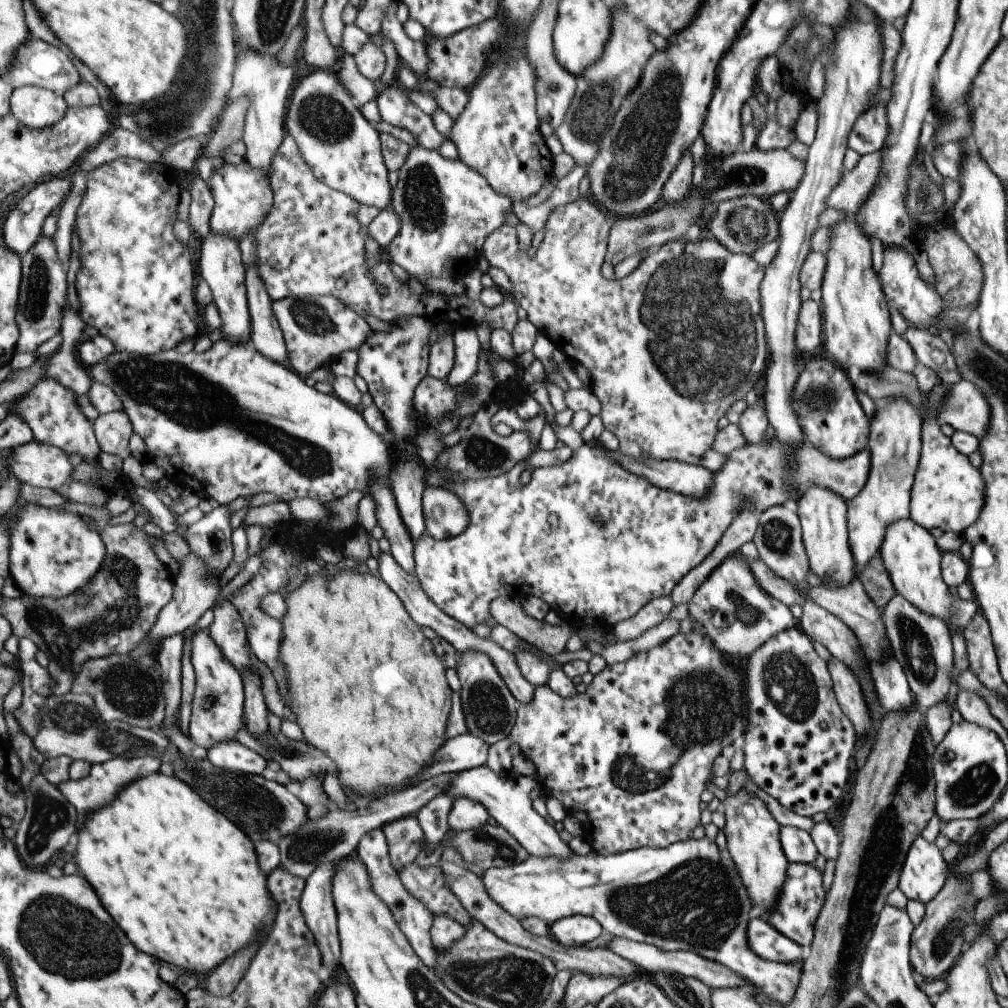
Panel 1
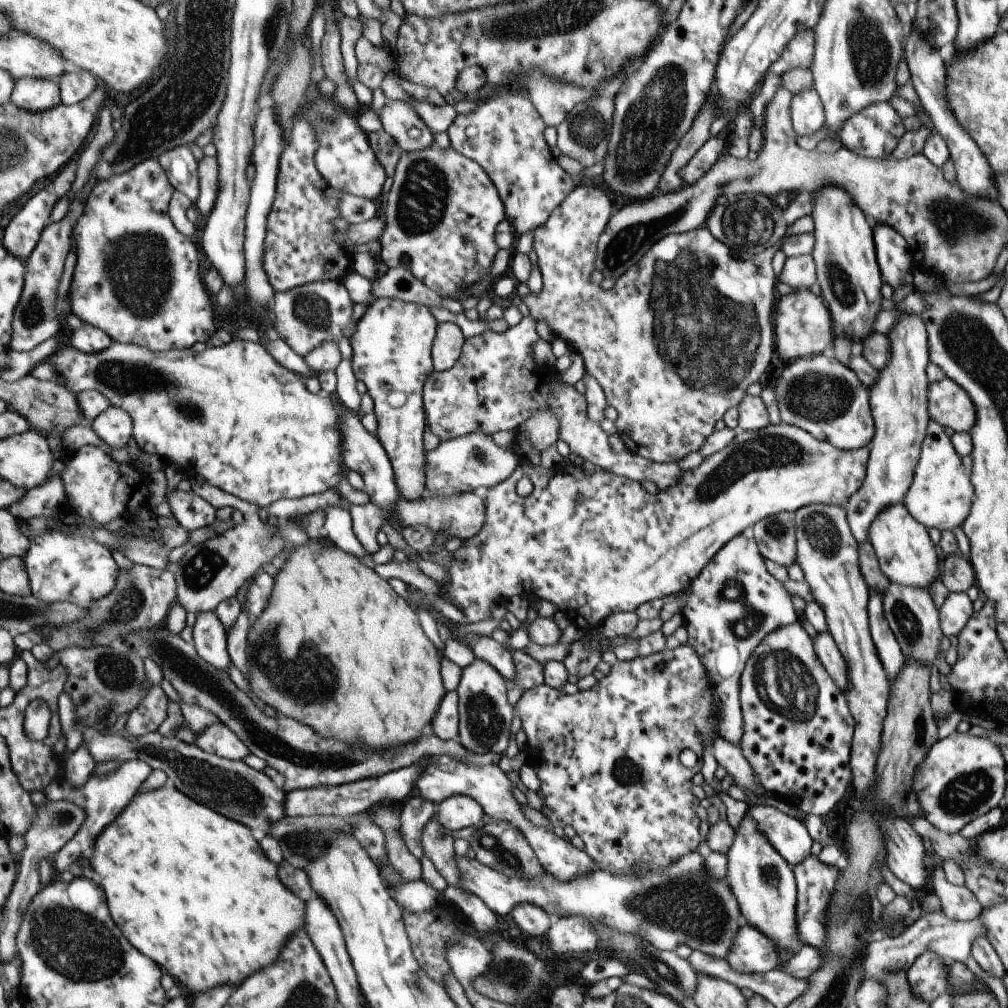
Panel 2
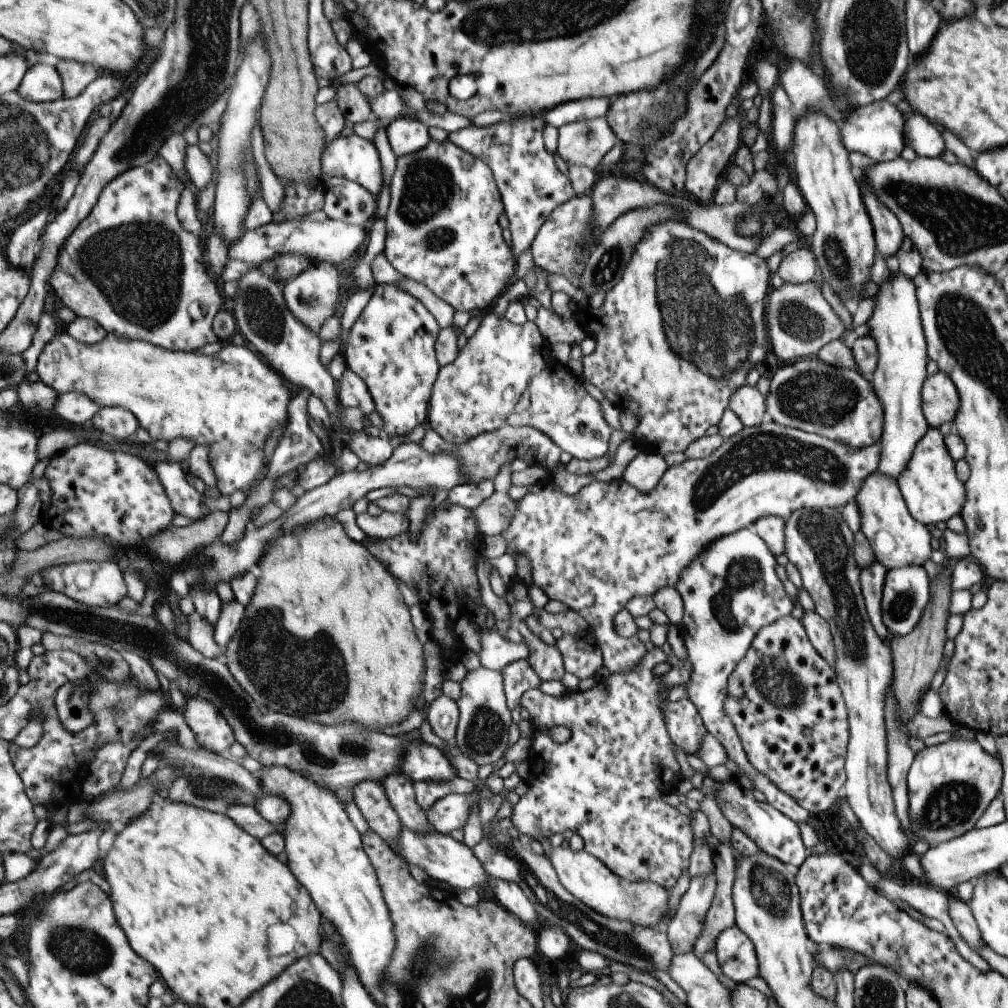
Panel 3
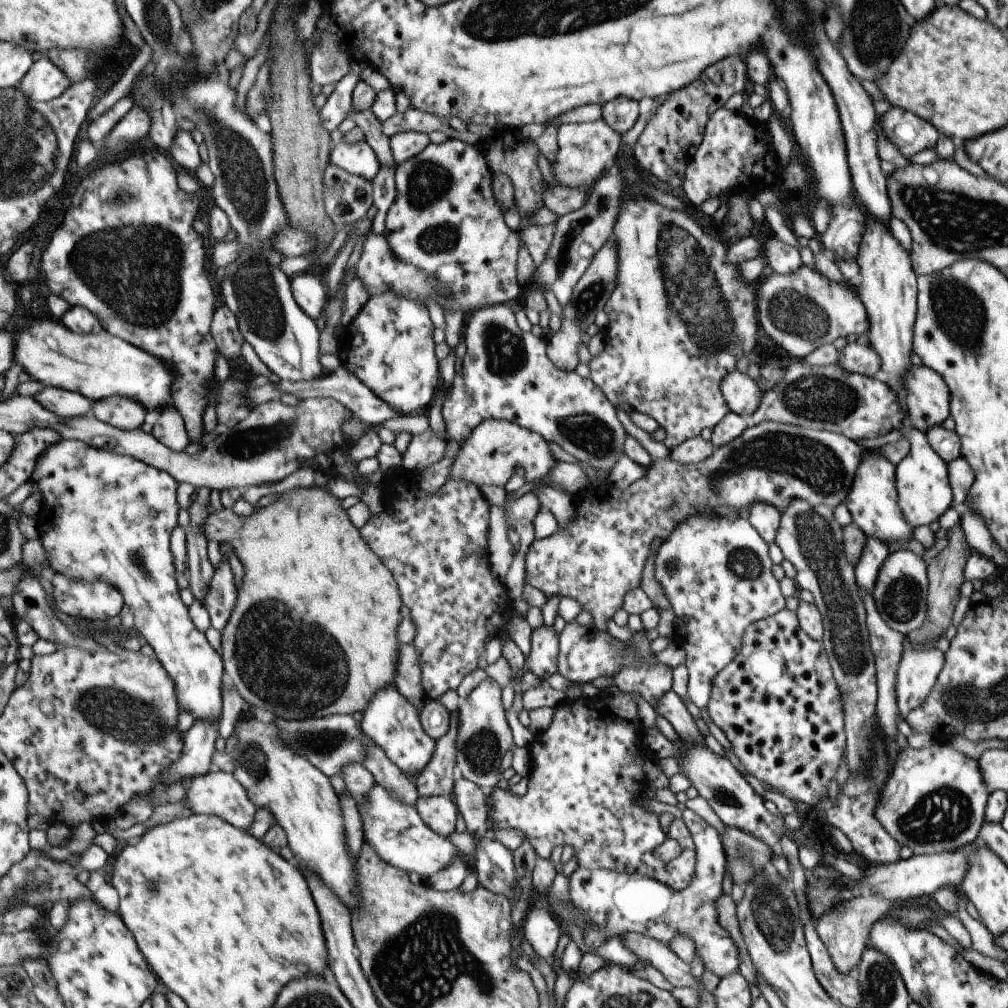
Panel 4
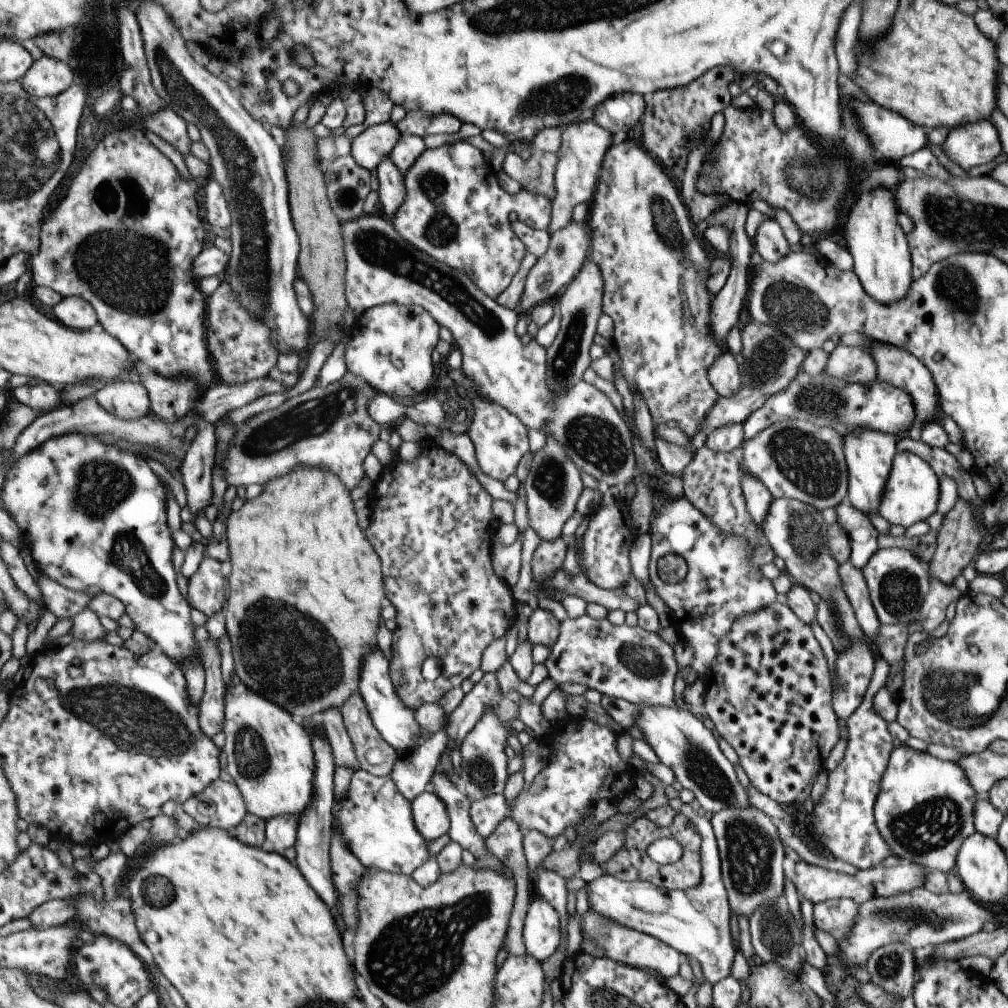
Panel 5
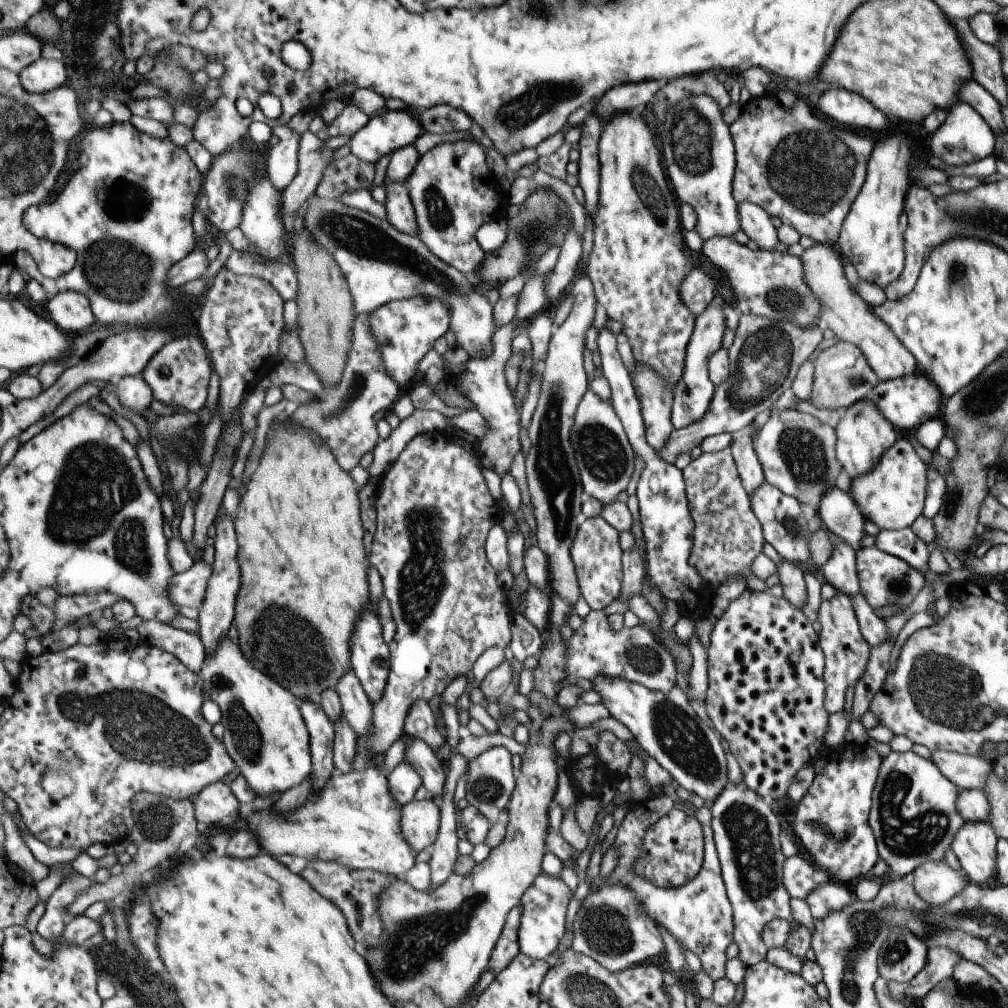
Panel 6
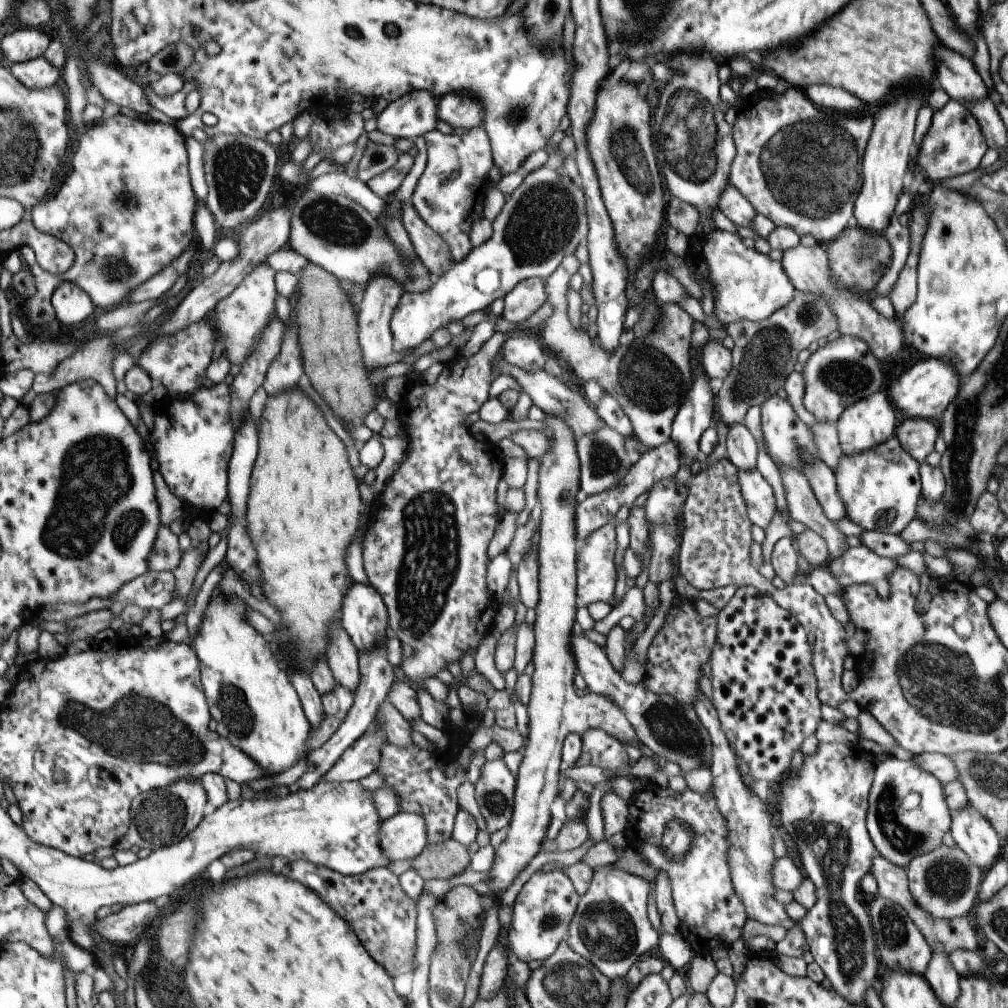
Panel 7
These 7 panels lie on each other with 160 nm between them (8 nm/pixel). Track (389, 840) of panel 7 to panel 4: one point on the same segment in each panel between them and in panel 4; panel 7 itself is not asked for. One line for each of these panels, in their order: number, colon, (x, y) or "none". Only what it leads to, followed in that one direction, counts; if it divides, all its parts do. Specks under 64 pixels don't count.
4: (441, 814)
5: (432, 817)
6: (420, 823)

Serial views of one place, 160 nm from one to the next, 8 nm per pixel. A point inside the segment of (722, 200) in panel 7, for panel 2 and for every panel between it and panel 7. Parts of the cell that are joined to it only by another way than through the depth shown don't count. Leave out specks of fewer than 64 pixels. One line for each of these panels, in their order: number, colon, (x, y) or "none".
2: (799, 273)
3: (798, 266)
4: (781, 257)
5: (768, 241)
6: (753, 220)

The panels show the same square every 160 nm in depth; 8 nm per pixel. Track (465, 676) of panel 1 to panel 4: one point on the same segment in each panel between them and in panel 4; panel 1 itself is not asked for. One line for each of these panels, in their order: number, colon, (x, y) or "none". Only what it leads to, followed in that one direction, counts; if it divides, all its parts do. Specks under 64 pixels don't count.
2: (486, 716)
3: (485, 717)
4: (484, 737)

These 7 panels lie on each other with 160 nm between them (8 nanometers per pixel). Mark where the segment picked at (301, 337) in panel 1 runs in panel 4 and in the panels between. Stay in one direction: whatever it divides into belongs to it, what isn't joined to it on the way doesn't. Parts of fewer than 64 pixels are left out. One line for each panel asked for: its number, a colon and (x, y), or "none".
2: (305, 317)
3: (312, 297)
4: (310, 290)

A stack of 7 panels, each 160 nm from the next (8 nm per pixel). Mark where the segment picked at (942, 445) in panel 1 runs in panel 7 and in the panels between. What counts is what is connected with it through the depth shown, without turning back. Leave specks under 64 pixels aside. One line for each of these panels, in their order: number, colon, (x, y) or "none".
2: (940, 495)
3: (930, 489)
4: (923, 493)
5: (910, 493)
6: (891, 495)
7: (878, 488)

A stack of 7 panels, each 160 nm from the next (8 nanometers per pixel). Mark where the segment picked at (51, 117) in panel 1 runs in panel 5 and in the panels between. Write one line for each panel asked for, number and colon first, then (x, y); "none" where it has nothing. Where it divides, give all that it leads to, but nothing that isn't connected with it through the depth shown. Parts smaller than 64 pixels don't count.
2: (35, 96)
3: (43, 83)
4: (45, 81)
5: (48, 77)

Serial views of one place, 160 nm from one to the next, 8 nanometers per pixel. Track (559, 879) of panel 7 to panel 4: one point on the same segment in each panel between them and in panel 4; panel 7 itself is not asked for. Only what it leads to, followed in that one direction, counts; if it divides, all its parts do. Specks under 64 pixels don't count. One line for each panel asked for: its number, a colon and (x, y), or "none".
4: (540, 930)
5: (541, 927)
6: (544, 902)

